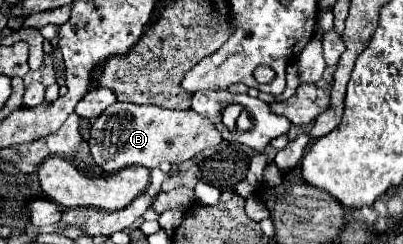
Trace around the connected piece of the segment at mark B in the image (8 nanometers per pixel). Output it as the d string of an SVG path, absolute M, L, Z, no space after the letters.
M113 103L109 105L89 129L89 149L95 165L105 173L115 173L129 165L143 165L147 169L159 167L163 161L171 165L181 165L193 159L201 151L215 147L223 141L221 133L209 123L209 119L197 115L195 111L171 111L155 105L133 105L133 103Z

